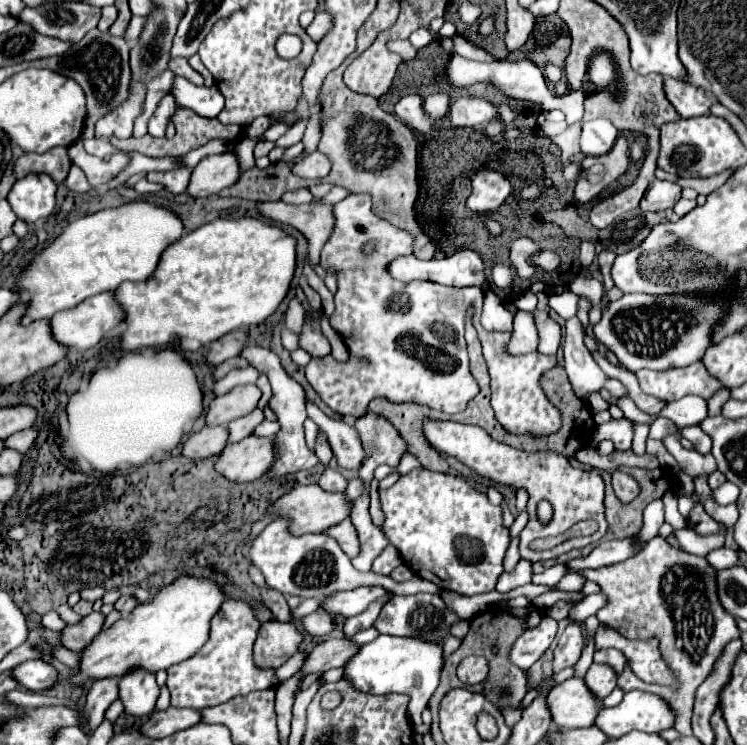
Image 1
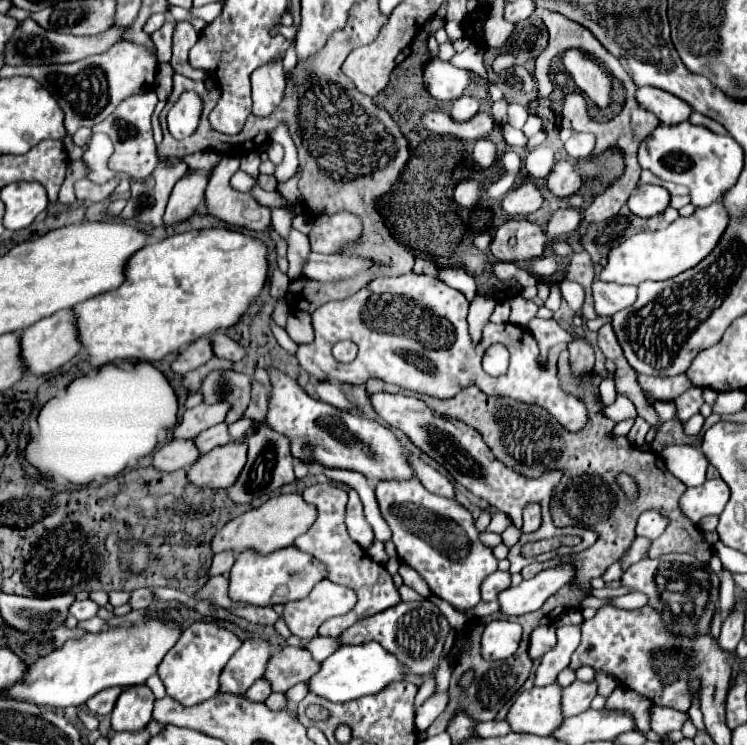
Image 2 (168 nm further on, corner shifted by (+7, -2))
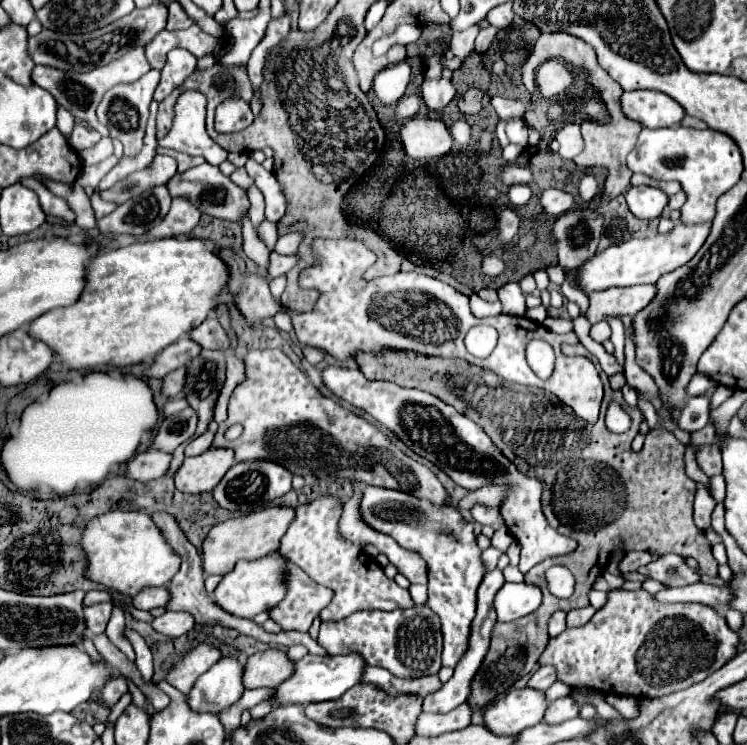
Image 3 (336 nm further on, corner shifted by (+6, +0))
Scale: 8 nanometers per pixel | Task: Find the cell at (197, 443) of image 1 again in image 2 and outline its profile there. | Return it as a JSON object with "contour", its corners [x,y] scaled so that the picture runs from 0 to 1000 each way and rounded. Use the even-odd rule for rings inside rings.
{"contour":[[[230,591],[206,607],[203,626],[212,634],[233,634],[257,626],[257,620],[262,620],[265,612],[268,609],[257,591]]]}

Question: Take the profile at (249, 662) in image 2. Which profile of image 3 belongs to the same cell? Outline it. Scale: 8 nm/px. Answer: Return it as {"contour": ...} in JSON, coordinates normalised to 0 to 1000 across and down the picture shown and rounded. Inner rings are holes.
{"contour":[[[301,881],[280,897],[258,921],[250,942],[261,956],[293,958],[309,950],[328,929],[325,921],[328,891],[325,883]]]}

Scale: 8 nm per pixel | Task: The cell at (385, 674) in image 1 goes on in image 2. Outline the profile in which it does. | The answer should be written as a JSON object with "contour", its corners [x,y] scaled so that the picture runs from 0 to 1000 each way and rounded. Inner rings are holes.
{"contour":[[[493,862],[487,867],[458,867],[444,881],[439,881],[434,889],[428,889],[428,897],[420,907],[415,907],[412,926],[423,934],[431,934],[442,942],[469,942],[477,937],[485,937],[490,932],[503,932],[514,926],[527,913],[541,913],[541,894],[525,883],[509,864]]]}

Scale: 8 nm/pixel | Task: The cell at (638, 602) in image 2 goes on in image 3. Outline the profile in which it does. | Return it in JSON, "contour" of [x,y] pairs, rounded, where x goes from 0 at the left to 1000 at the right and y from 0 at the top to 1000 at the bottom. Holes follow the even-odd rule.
{"contour":[[[930,784],[930,787],[917,787],[917,789],[896,789],[874,797],[874,805],[880,808],[938,808],[949,811],[954,816],[971,816],[976,811],[976,789],[960,789],[949,784]]]}

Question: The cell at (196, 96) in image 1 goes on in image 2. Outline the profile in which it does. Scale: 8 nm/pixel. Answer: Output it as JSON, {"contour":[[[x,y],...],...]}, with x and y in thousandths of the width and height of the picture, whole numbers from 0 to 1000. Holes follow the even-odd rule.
{"contour":[[[212,86],[212,97],[209,97],[209,126],[217,137],[222,137],[225,126],[230,123],[230,89],[222,86]]]}

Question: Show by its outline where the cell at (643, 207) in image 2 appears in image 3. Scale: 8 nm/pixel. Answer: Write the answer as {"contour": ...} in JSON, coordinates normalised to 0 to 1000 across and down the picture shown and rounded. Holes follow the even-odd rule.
{"contour":[[[845,250],[837,266],[842,282],[861,295],[874,295],[885,290],[888,279],[893,277],[893,260],[874,250]]]}

